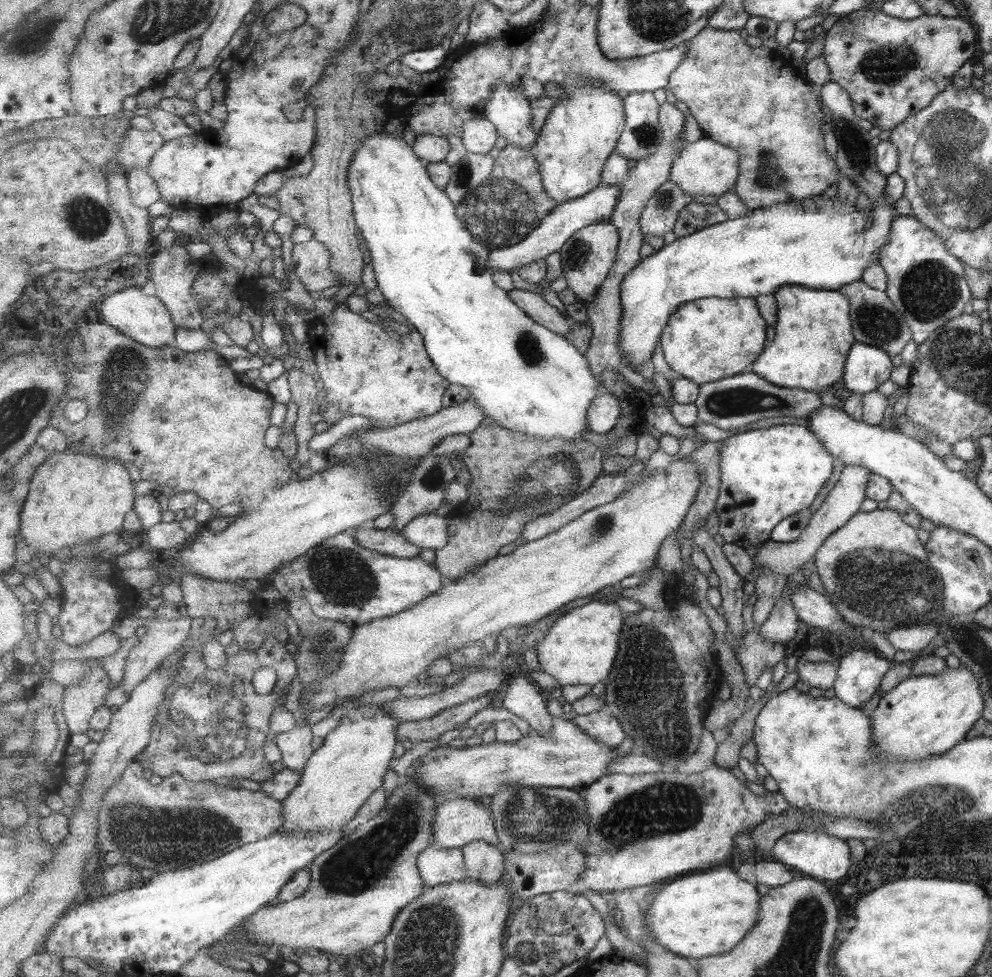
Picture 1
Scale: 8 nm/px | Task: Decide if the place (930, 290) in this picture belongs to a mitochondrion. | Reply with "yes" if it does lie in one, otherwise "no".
yes

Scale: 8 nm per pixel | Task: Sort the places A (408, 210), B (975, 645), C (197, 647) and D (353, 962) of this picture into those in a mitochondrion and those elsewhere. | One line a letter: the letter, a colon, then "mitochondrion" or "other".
A: other
B: mitochondrion
C: other
D: other

